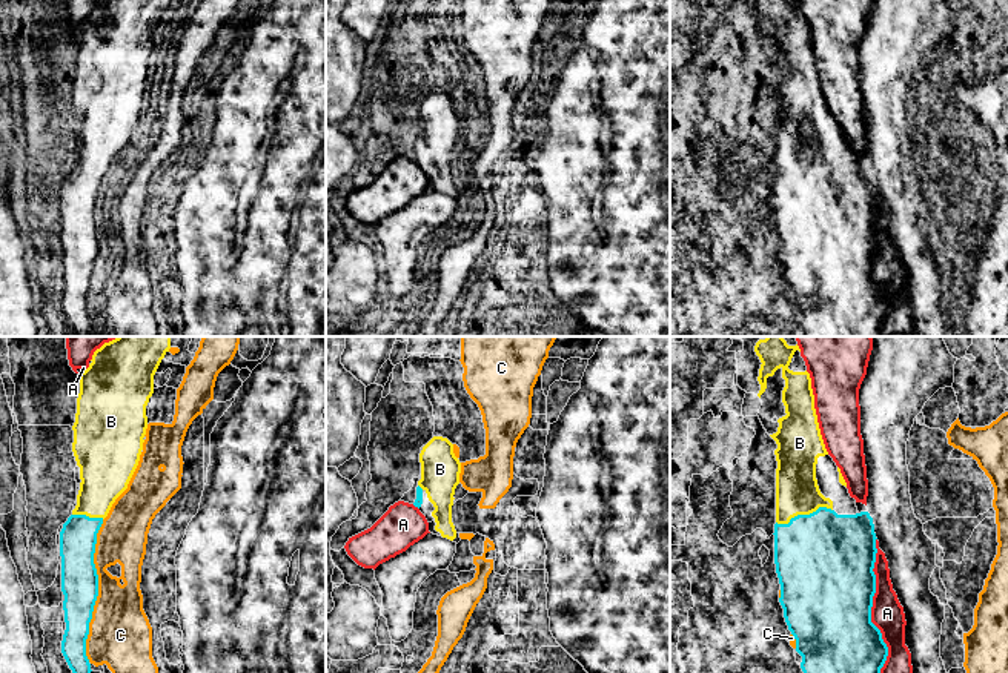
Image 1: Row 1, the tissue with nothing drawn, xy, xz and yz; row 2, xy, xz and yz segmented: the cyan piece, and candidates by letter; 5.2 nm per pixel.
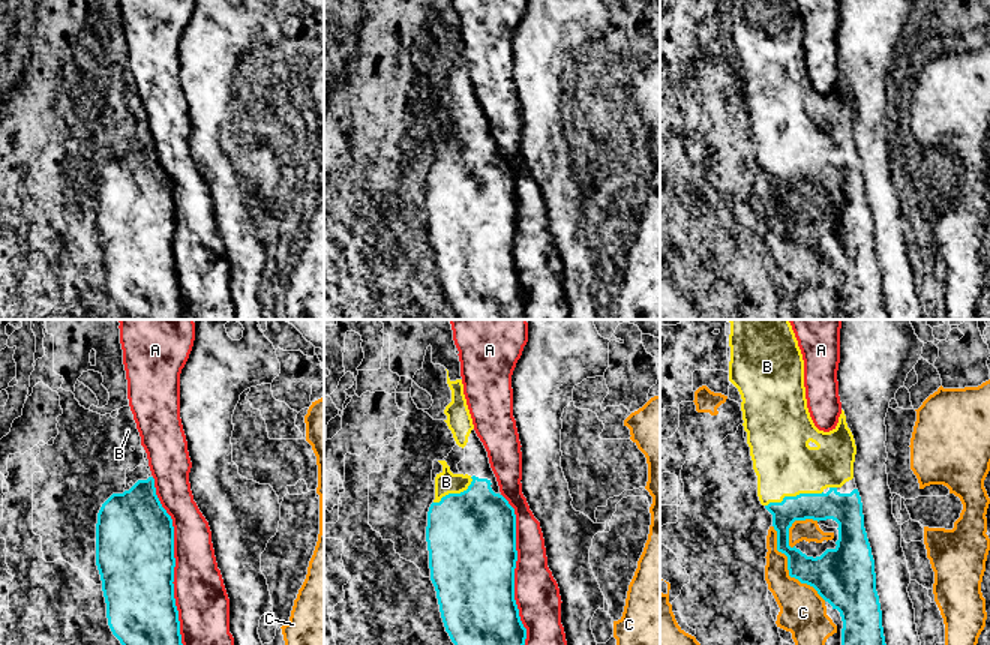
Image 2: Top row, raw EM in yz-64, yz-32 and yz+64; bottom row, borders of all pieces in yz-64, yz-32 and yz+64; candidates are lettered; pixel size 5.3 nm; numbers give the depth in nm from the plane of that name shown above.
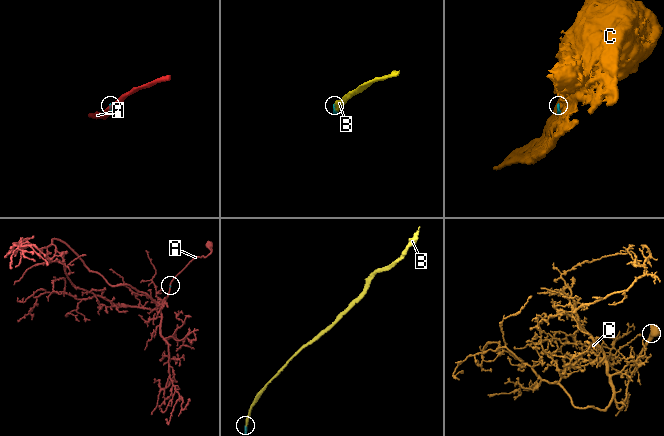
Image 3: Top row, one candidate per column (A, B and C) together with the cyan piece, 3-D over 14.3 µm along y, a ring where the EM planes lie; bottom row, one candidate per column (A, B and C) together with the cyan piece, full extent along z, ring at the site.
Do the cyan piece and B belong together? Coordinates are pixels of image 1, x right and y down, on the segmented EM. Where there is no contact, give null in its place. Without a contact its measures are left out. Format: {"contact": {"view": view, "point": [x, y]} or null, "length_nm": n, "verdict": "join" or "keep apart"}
{"contact": {"view": "yz", "point": [804, 515]}, "length_nm": 300, "verdict": "join"}

